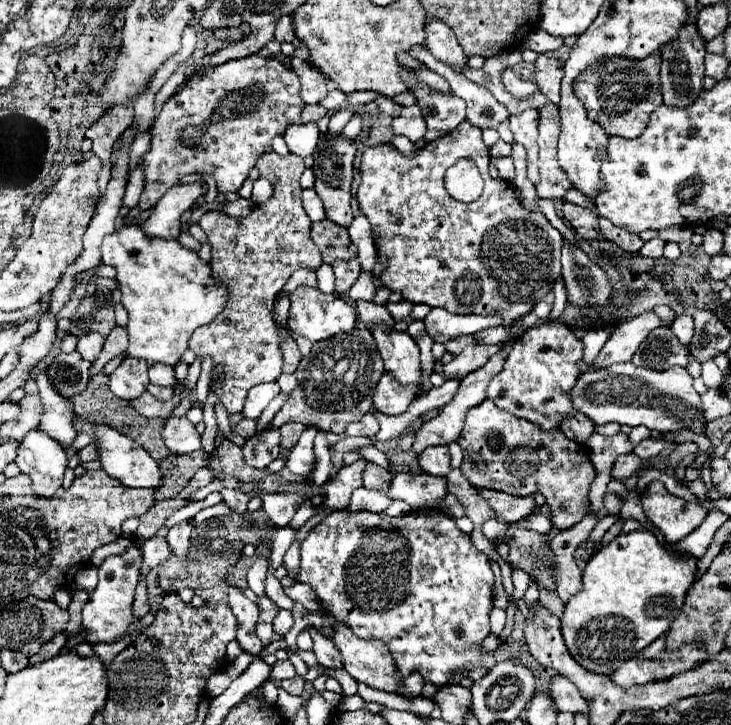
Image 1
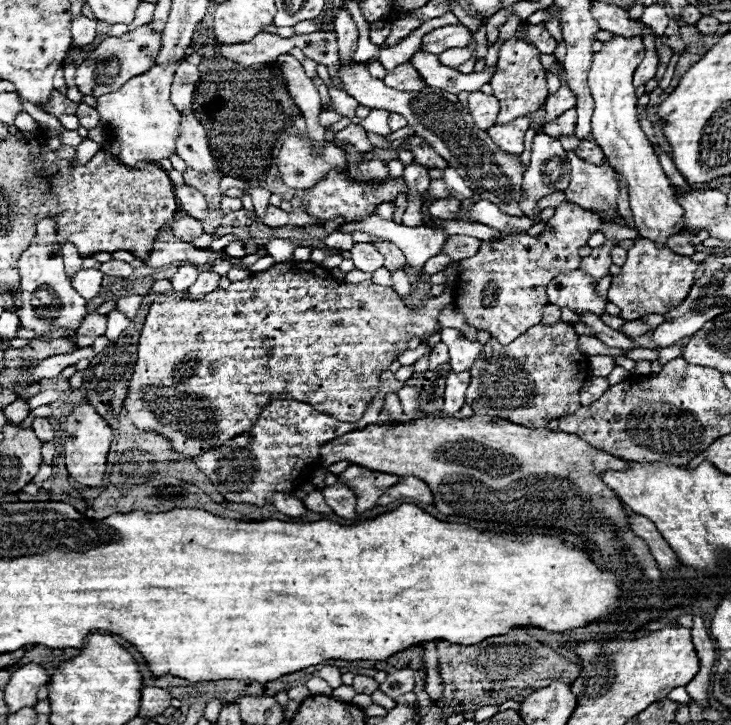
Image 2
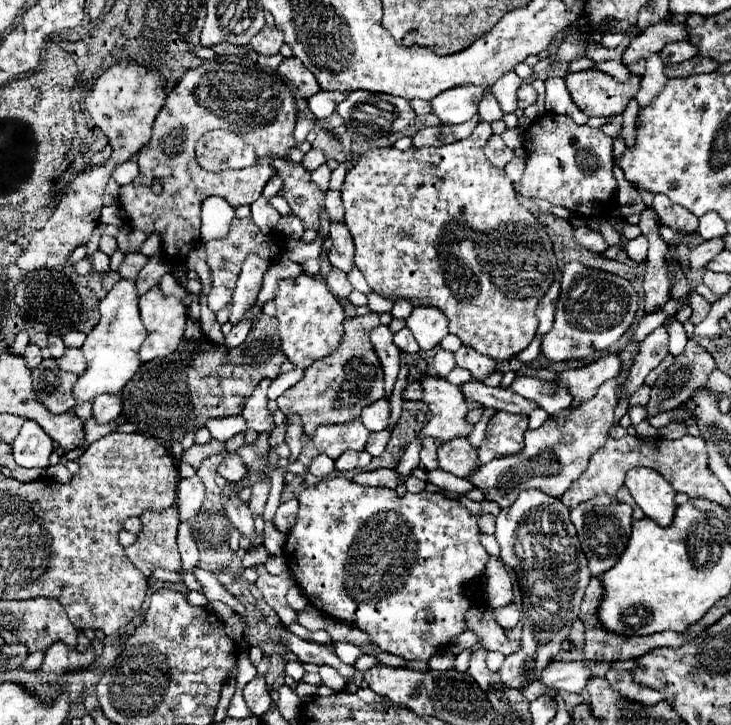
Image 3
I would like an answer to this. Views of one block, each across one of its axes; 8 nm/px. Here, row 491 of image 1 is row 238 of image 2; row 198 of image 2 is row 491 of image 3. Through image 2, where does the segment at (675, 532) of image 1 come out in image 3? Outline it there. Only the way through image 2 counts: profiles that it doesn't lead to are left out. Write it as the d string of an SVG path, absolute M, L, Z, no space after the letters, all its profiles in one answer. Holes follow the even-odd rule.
M650 468L630 470L626 474L626 488L630 490L634 502L644 510L646 518L652 518L658 526L670 526L676 512L676 490Z

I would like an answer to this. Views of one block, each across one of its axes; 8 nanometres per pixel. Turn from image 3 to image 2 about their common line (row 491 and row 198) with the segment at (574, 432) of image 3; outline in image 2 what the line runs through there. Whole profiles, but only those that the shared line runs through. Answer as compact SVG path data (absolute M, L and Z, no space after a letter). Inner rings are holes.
M352 64L338 70L338 78L342 80L346 92L354 96L362 106L388 110L402 114L408 120L408 126L414 128L414 136L420 136L424 142L430 142L434 150L446 158L446 162L464 178L466 186L476 190L476 194L482 196L482 200L490 200L496 204L504 214L510 216L526 216L520 208L522 198L522 178L526 172L526 166L520 162L520 156L512 156L504 150L500 150L486 130L480 130L474 126L472 116L462 108L456 94L430 88L426 86L420 92L400 92L394 88L388 88L382 80L372 78L364 64ZM556 192L556 194L552 194L552 196L542 198L542 200L536 204L536 210L544 210L544 208L556 208L556 206L560 206L562 202L566 202L564 192Z

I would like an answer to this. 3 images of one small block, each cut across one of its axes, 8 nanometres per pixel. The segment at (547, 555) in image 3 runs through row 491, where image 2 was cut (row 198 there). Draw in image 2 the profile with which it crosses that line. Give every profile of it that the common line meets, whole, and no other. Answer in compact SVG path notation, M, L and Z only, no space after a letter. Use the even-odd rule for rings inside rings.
M536 134L532 146L532 160L524 174L524 196L520 200L526 216L536 220L540 212L536 212L536 202L546 194L566 190L570 182L570 162L566 158L566 150L562 144L546 134Z

